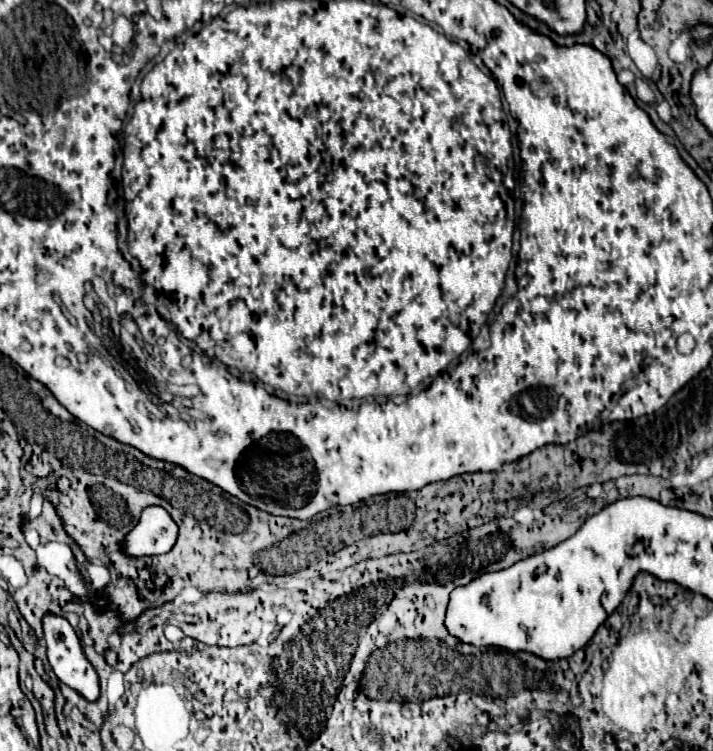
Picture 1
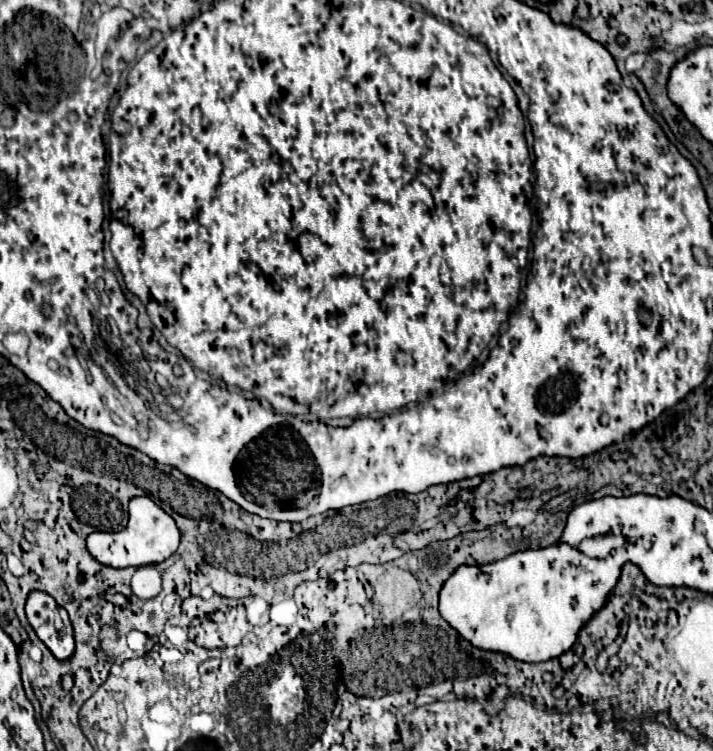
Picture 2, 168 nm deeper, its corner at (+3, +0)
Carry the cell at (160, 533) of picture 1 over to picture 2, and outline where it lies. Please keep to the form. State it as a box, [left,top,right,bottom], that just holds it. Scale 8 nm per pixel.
[86,498,179,568]

